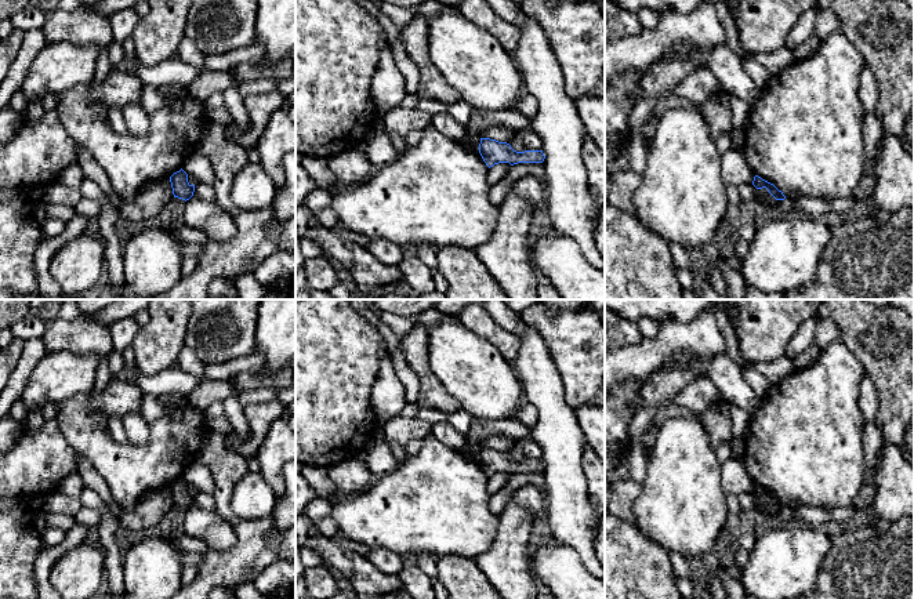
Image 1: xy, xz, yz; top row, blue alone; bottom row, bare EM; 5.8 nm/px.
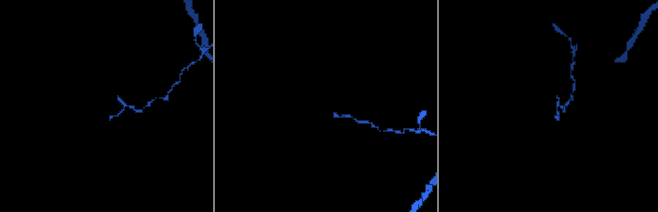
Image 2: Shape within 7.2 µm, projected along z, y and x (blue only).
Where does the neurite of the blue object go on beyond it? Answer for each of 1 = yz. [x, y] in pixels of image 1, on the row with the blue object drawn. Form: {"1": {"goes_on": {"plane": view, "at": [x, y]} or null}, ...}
{"1": {"goes_on": null}}

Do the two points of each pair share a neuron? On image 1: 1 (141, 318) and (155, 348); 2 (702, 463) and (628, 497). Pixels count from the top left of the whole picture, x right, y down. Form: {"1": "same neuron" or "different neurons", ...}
{"1": "different neurons", "2": "different neurons"}

